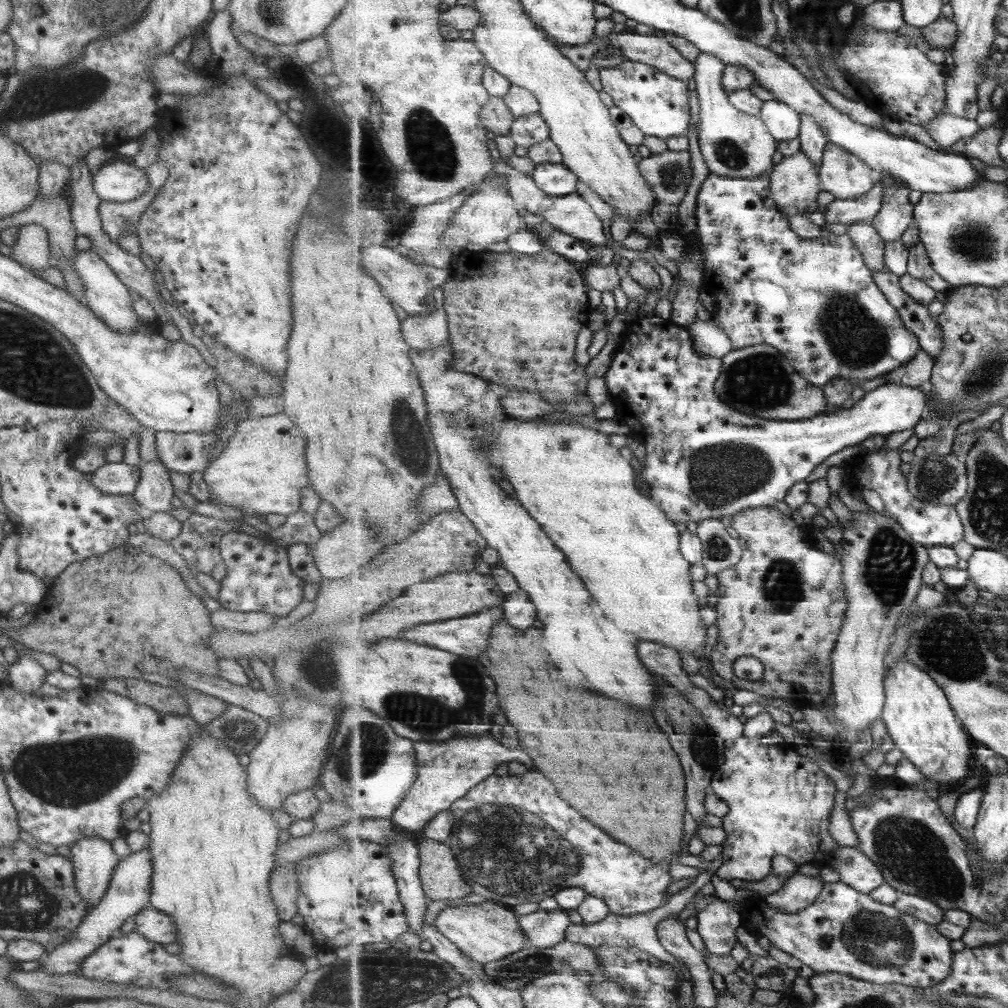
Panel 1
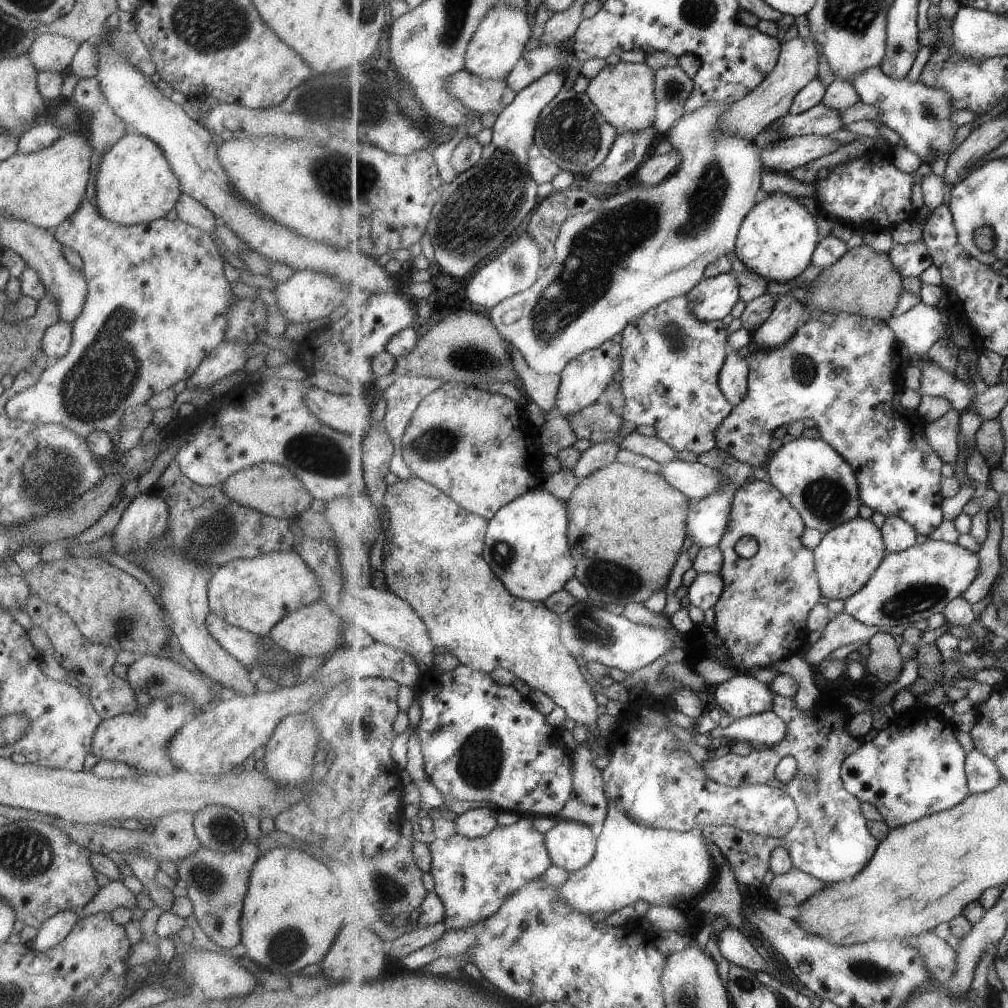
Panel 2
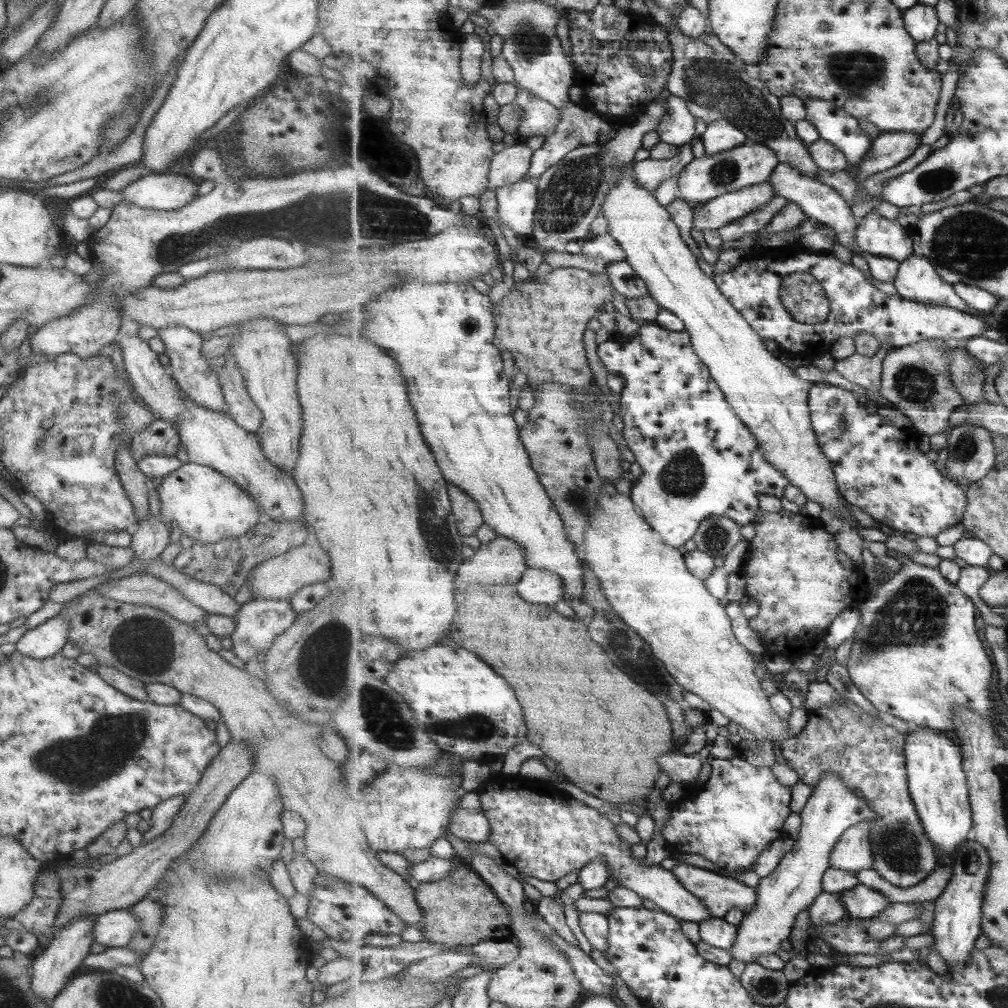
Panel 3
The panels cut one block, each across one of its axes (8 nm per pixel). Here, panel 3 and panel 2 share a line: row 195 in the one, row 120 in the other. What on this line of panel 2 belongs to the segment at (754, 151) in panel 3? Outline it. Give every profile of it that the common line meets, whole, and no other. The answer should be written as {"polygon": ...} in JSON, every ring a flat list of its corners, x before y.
{"polygon":[[709,102,709,104,701,106,695,112,684,114,667,134,670,144,679,150,680,154,683,154,683,162,681,162,679,168,657,186,641,186,632,183,629,190,610,196,603,201,599,208,594,208,587,214,577,214,577,216,567,218,567,222,563,224,556,242,555,262,547,268,547,272,545,274,542,272,541,276,533,283,533,286,510,296,507,300,502,300,501,303,490,310,490,317,494,320,499,332,502,332,503,336,507,337,507,340,510,340,511,344,522,352,523,356,528,360,529,366,535,372,544,375,560,374,571,363,571,360,579,358,583,352,599,348,599,346,611,340,615,334,624,331,629,324,652,308,658,307,662,302,671,300,676,296,689,294,706,277,707,267,717,262,721,256,729,258,729,262,731,262,733,269,737,273,749,270,743,264,741,258,737,256,735,249,738,243,739,231,743,226,743,220,757,206,757,202,762,196,761,186,764,171,762,148,759,148,759,145,754,140,747,140,747,138,737,136,737,134,725,134,725,132,719,130,719,124,721,124,723,114,727,112,727,108,729,108,729,105,725,104,725,102]]}

